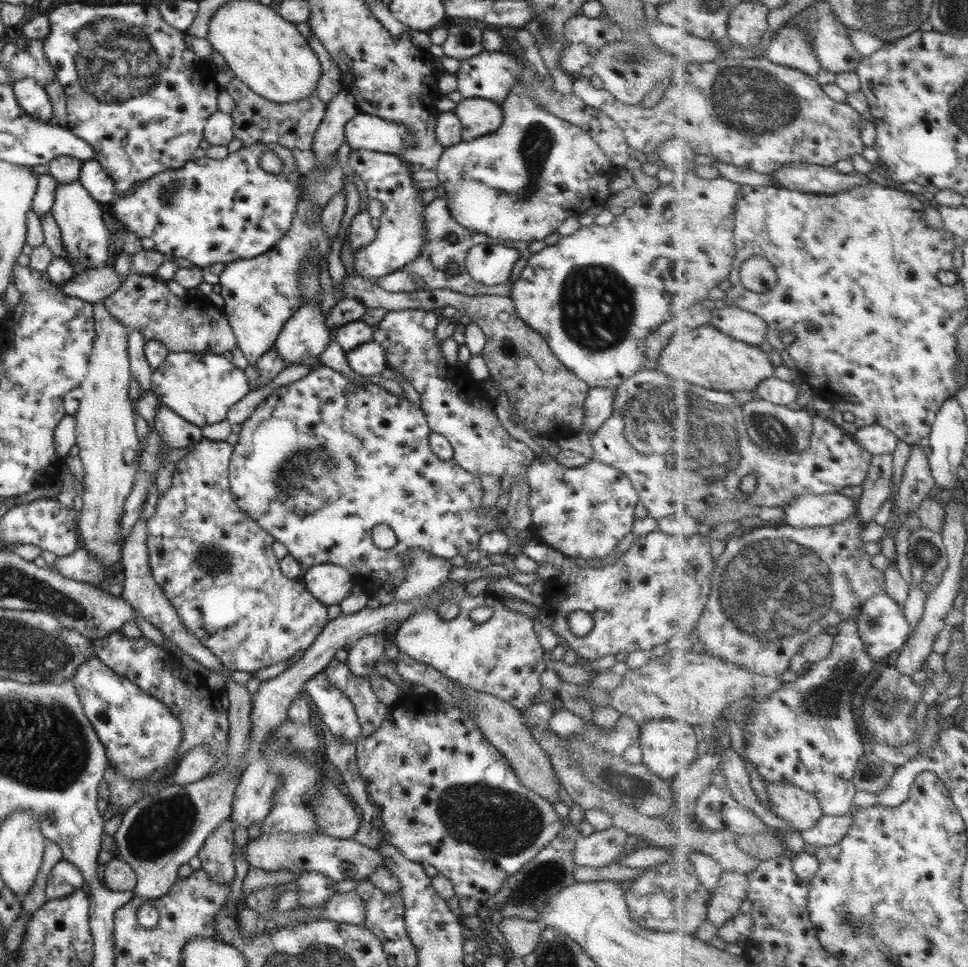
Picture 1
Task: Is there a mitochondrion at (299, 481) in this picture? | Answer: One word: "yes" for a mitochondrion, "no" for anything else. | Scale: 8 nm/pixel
yes

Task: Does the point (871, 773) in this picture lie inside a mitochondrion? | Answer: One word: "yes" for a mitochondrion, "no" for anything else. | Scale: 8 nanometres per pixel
yes

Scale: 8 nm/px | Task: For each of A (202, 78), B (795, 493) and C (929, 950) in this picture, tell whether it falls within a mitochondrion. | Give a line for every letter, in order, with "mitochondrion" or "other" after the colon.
A: other
B: other
C: other

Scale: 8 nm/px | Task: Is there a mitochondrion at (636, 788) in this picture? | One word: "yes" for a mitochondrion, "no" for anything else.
yes

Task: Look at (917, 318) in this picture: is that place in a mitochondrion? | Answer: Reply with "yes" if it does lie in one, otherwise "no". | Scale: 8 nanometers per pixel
no

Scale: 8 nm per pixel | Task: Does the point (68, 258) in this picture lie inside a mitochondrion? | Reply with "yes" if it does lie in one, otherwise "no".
no

